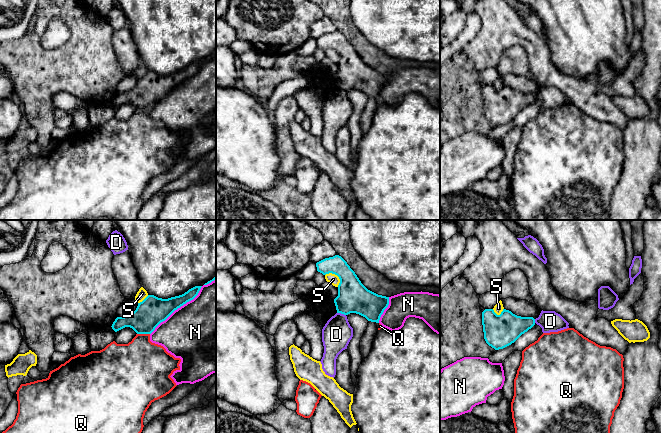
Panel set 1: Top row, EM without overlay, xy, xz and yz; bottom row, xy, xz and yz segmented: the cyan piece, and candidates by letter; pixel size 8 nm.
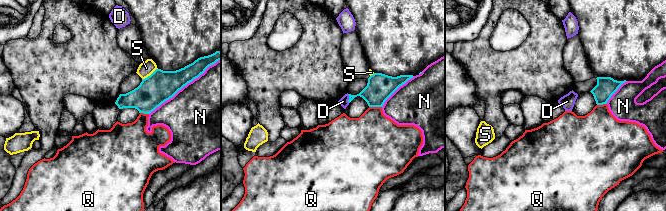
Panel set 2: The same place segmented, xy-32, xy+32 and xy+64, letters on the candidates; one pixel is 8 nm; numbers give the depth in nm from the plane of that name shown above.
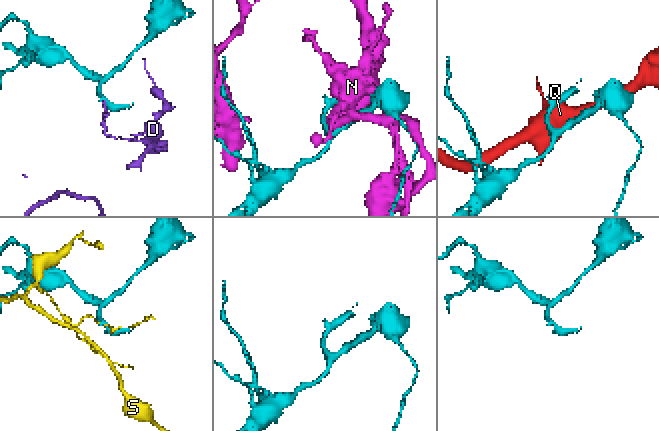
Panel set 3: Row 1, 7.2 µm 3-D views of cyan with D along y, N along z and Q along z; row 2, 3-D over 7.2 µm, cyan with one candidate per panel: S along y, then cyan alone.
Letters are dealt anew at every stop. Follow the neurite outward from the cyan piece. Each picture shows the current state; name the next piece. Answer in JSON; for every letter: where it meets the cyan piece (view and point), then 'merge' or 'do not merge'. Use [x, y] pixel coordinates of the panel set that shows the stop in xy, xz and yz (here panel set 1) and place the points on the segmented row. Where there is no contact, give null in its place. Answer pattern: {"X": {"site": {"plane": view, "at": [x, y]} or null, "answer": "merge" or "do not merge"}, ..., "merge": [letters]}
{"D": {"site": {"plane": "xz", "at": [341, 313]}, "answer": "do not merge"}, "N": {"site": {"plane": "xy", "at": [177, 308]}, "answer": "do not merge"}, "Q": {"site": {"plane": "xy", "at": [143, 333]}, "answer": "do not merge"}, "S": {"site": {"plane": "xz", "at": [336, 274]}, "answer": "do not merge"}, "merge": []}

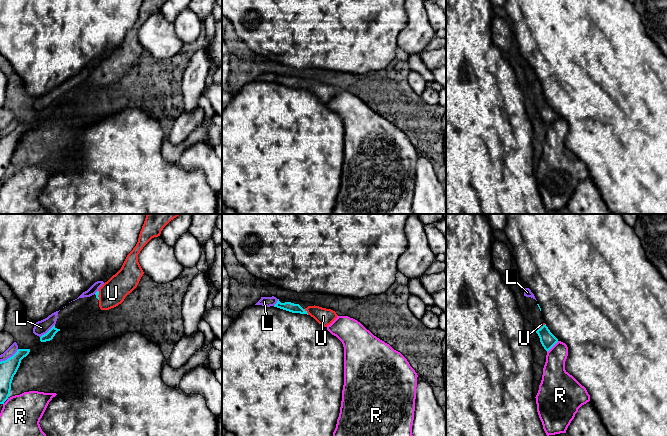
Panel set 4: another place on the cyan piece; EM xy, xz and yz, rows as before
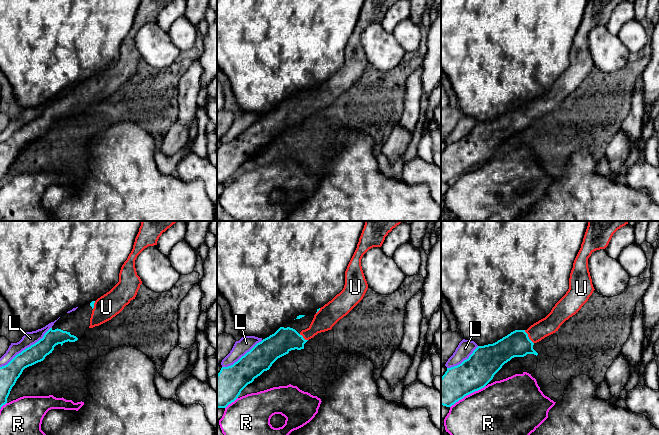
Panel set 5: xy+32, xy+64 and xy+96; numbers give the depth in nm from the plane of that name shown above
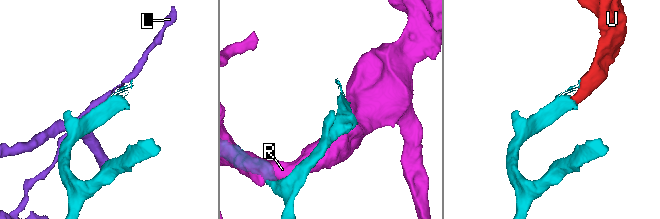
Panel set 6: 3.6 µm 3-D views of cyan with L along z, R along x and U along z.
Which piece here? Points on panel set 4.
{"L": {"site": {"plane": "xy", "at": [48, 331]}, "answer": "do not merge"}, "R": {"site": {"plane": "yz", "at": [552, 346]}, "answer": "do not merge"}, "U": {"site": {"plane": "xz", "at": [306, 312]}, "answer": "merge"}, "merge": ["U"]}

